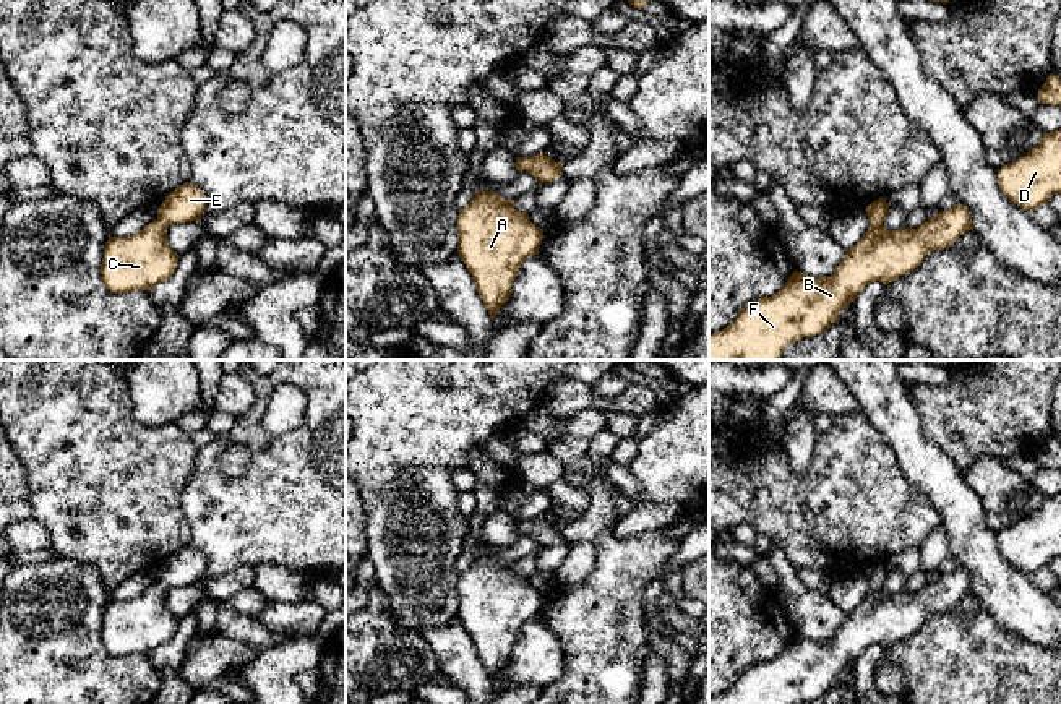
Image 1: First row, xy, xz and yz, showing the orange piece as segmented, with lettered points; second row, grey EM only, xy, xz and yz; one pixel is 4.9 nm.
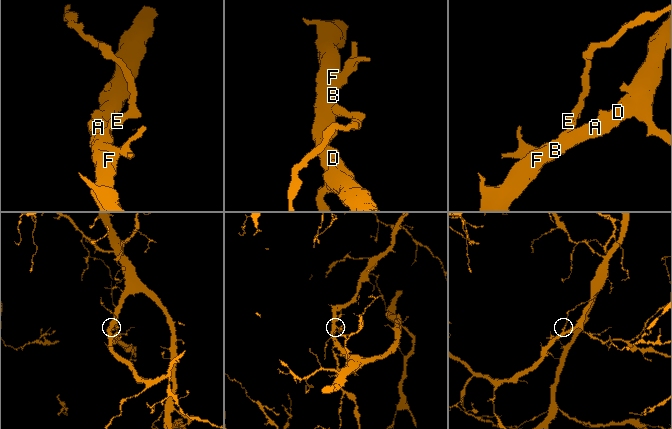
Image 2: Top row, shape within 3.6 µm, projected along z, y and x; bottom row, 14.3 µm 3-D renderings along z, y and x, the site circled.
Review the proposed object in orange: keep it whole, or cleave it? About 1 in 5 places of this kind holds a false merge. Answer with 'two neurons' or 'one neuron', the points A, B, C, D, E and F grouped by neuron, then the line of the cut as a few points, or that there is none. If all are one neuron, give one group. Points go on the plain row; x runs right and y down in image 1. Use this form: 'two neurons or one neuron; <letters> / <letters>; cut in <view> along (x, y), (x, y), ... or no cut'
one neuron; A B C D E F; no cut

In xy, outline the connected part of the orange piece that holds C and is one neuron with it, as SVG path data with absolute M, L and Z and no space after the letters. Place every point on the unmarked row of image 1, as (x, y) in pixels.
M191 545L170 555L157 573L157 582L138 597L109 600L101 637L110 655L128 657L149 654L172 641L178 618L167 607L167 590L201 584L204 558Z

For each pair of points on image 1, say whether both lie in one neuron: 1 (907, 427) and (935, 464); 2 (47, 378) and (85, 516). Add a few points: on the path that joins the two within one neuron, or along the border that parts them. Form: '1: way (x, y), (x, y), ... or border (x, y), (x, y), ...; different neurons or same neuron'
1: way (907, 437), (925, 455); same neuron
2: way (67, 412), (85, 455), (85, 482); same neuron

